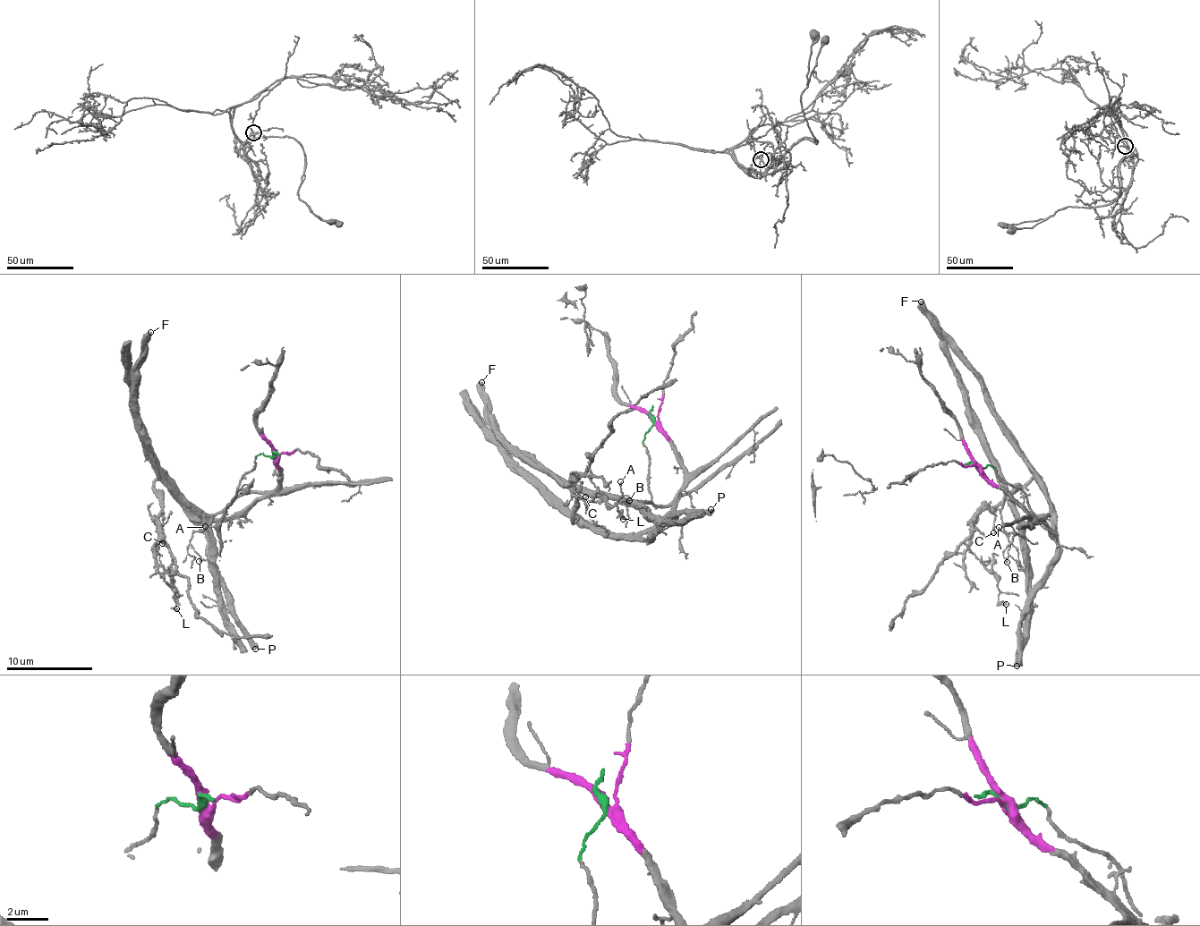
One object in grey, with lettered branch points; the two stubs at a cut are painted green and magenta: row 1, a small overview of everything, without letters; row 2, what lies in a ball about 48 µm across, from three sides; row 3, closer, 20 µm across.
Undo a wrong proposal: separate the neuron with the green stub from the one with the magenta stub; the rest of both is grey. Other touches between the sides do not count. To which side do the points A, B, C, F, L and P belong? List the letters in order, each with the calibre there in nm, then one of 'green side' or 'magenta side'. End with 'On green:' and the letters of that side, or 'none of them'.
A: calibre 140 nm; green side
B: calibre 100 nm; green side
C: calibre 160 nm; magenta side
F: calibre 440 nm; green side
L: calibre 120 nm; magenta side
P: calibre 480 nm; magenta side
On green: A, B, F

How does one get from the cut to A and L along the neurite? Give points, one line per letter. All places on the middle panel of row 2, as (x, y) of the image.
A: (651, 419), (652, 426), (642, 440), (651, 499), (629, 504), (625, 499), (620, 481)
L: (651, 419), (685, 479), (659, 525), (590, 530), (573, 520), (572, 485), (590, 471), (624, 519)

